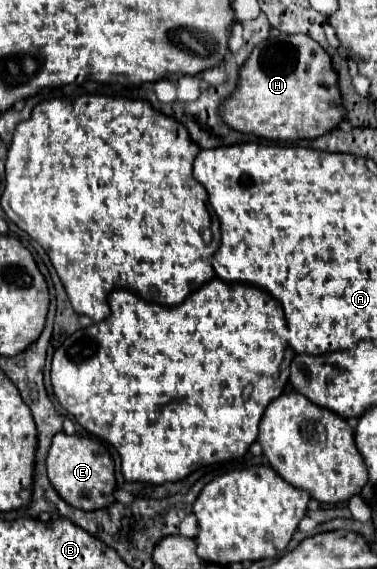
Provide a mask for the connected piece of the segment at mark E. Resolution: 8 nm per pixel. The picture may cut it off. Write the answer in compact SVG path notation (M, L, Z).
M64 432L54 434L52 446L46 456L46 474L54 490L60 498L80 510L98 510L114 502L114 462L106 450L106 446L98 440L90 440L84 436L68 436Z

